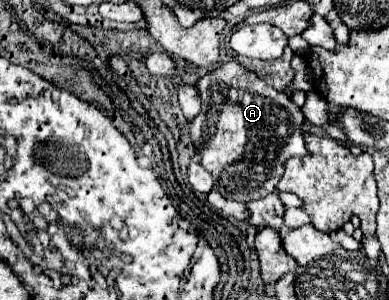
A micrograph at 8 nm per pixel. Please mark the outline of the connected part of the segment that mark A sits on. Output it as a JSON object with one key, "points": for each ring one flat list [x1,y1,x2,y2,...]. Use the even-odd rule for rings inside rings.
{"points":[[229,61,209,71,199,79,197,89,203,107,191,123,191,139,201,155,201,165,205,165,215,179,215,191,239,203,275,193,283,175,283,163,289,157,307,155,303,131,299,129,305,121,301,109,287,93,279,93,239,61]]}

